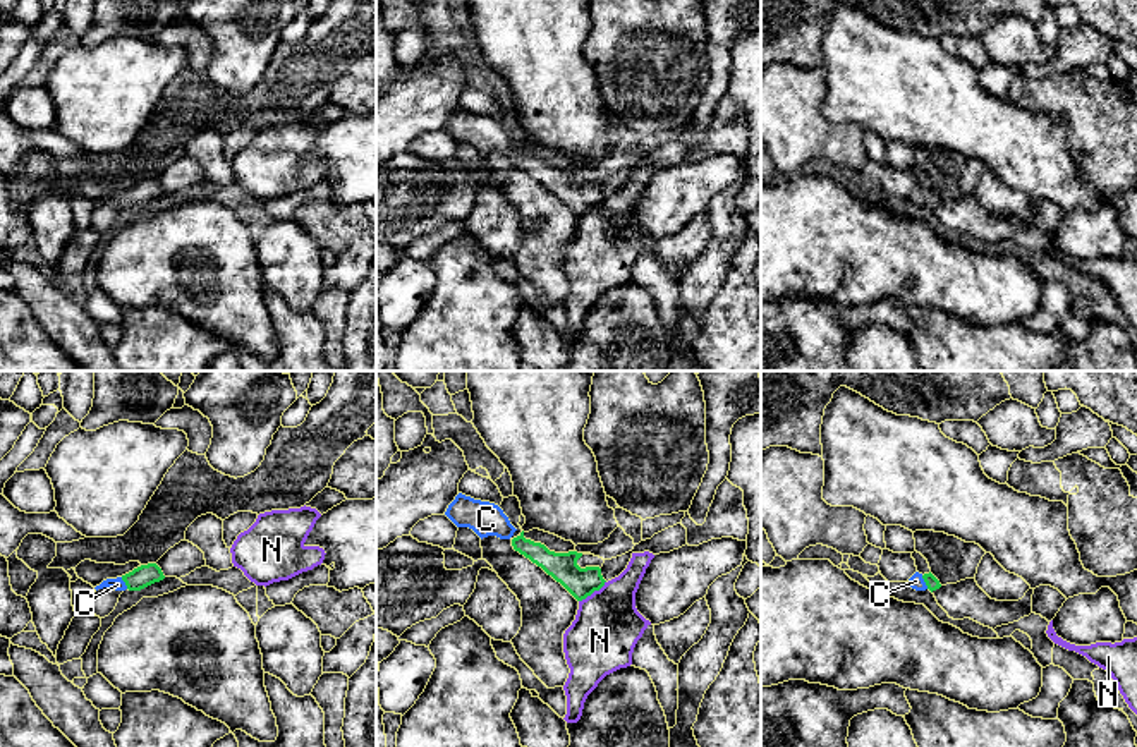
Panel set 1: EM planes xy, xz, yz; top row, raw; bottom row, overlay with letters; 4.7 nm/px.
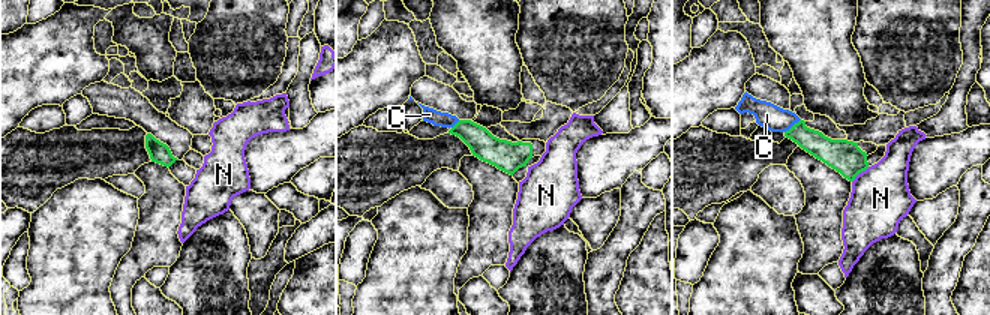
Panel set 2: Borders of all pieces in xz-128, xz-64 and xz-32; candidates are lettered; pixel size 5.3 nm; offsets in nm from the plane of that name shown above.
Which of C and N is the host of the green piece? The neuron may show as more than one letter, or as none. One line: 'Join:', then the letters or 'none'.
Join: C

